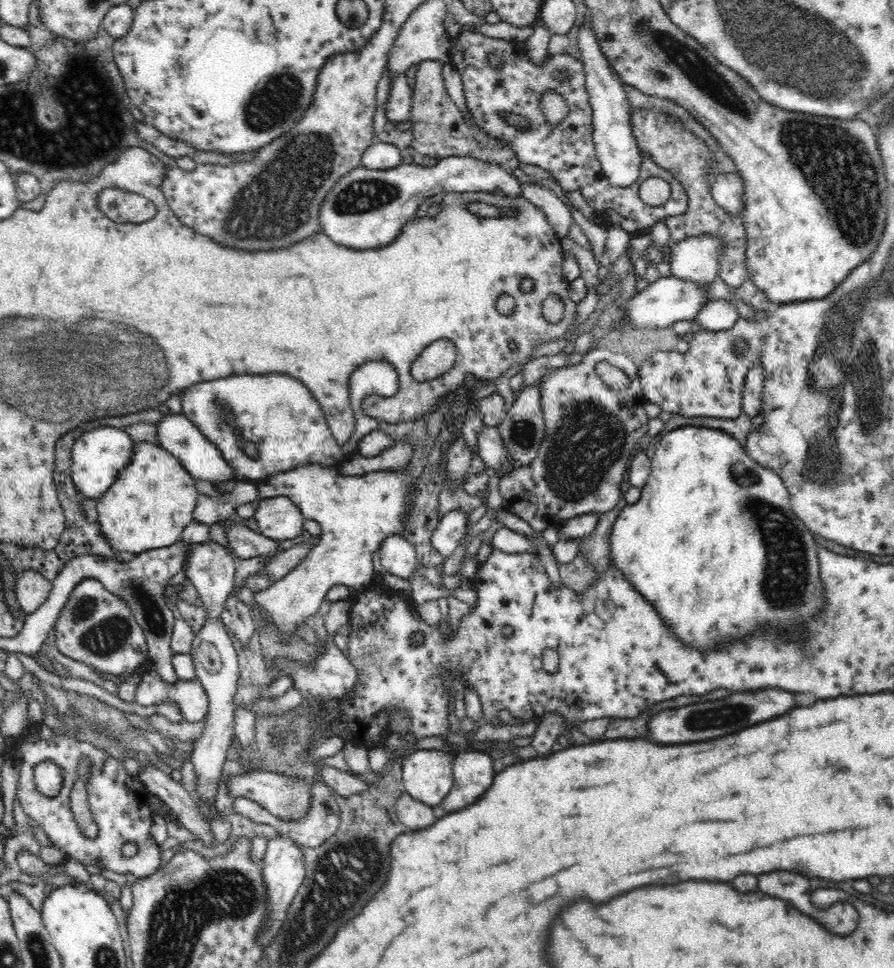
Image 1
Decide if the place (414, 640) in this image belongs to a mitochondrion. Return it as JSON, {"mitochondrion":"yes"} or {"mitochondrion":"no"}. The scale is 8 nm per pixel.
{"mitochondrion":"yes"}

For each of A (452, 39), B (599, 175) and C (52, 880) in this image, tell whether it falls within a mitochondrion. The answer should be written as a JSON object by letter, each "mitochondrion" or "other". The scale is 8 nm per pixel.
{"A":"other","B":"other","C":"other"}

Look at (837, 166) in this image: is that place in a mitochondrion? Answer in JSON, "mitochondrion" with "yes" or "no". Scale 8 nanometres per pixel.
{"mitochondrion":"yes"}

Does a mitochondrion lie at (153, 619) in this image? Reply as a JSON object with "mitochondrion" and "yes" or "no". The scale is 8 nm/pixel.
{"mitochondrion":"yes"}

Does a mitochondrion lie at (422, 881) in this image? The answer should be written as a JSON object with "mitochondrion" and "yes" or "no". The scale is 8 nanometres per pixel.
{"mitochondrion":"no"}

